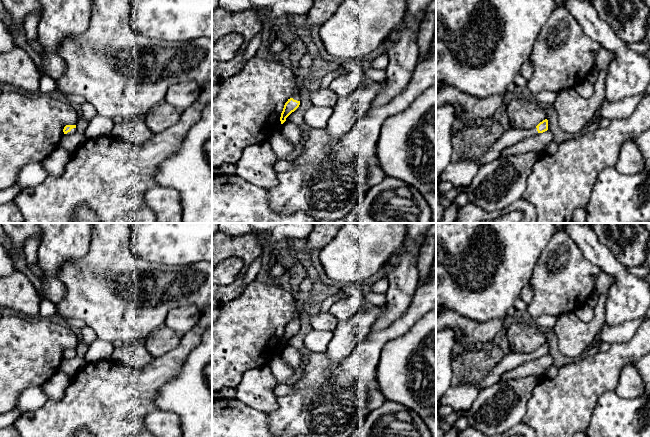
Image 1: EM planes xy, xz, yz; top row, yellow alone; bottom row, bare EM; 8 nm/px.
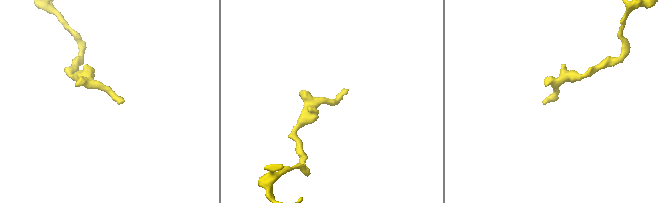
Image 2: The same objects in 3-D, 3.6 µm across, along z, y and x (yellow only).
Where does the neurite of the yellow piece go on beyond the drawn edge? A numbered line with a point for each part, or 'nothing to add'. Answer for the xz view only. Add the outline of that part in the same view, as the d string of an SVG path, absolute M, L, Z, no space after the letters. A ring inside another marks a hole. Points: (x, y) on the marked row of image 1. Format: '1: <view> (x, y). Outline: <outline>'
1: xz (298, 80). Outline: M294 74L294 83L297 93L292 97L294 100L300 101L301 91L305 88L304 80L301 76Z

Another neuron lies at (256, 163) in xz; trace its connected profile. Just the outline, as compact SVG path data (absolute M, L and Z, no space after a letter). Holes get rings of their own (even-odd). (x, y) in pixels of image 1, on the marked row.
M268 141L247 146L235 163L235 175L251 184L270 189L277 185L277 174L273 170L277 160Z

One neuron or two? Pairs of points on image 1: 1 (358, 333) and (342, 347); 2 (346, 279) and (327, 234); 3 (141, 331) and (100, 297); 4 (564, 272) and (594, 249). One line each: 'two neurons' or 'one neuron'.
1: one neuron
2: two neurons
3: one neuron
4: two neurons

